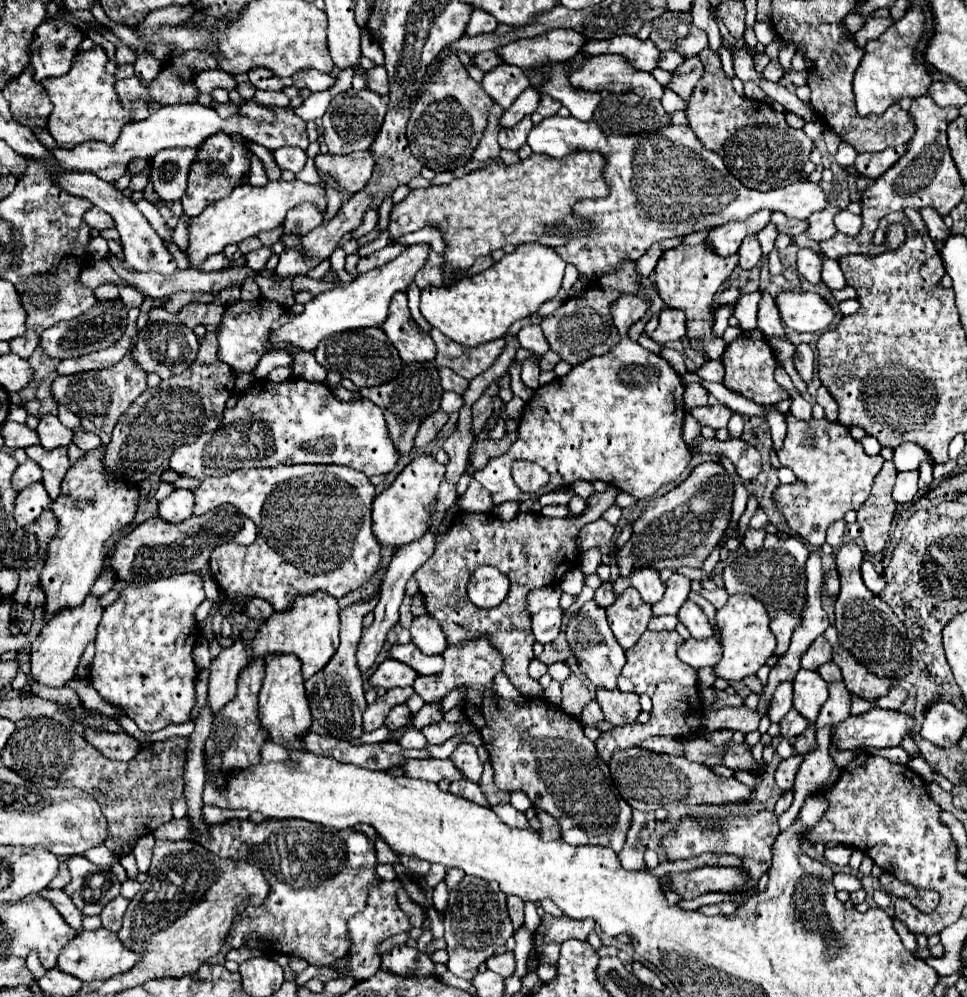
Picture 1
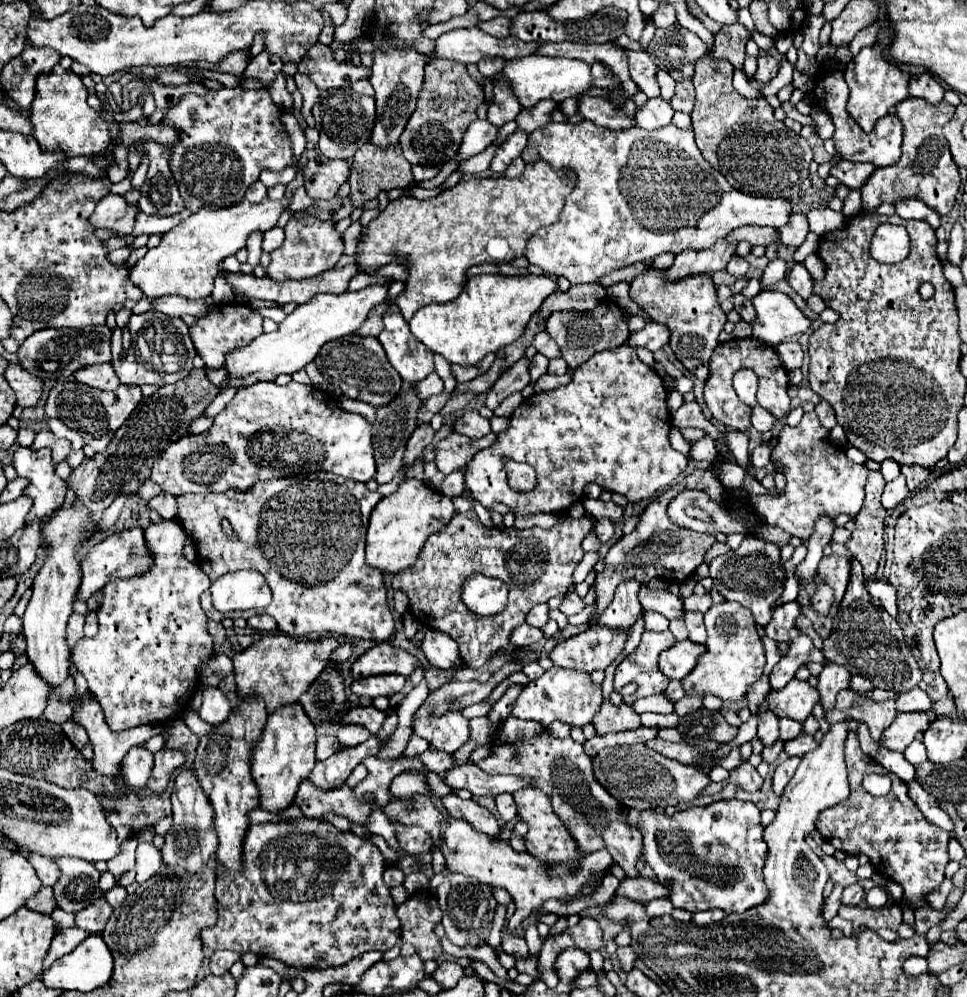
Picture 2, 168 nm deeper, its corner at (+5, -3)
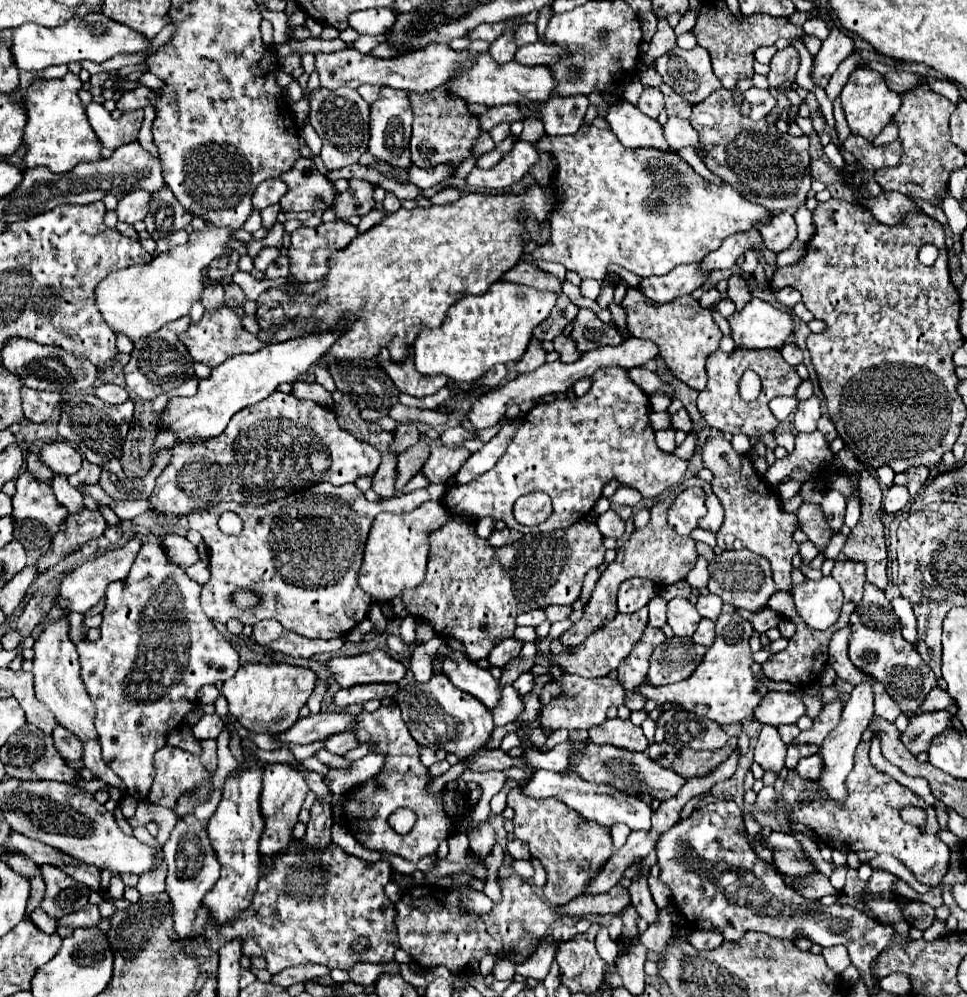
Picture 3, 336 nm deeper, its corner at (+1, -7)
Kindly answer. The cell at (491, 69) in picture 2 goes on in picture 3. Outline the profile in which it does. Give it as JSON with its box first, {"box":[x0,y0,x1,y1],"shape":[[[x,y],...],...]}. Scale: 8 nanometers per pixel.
{"box":[489,29,517,63],"shape":[[[509,29],[509,31],[505,31],[497,41],[493,41],[491,43],[491,47],[489,47],[489,55],[497,61],[497,63],[509,63],[509,61],[513,61],[515,59],[515,51],[517,51],[517,47],[515,47],[515,43],[513,43],[513,29]]]}

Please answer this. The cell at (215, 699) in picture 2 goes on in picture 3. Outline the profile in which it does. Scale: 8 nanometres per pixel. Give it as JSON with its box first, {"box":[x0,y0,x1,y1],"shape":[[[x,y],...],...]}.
{"box":[193,713,225,739],"shape":[[[213,713],[213,715],[203,715],[197,725],[193,727],[193,735],[197,739],[217,739],[217,735],[223,731],[225,727],[225,721]]]}

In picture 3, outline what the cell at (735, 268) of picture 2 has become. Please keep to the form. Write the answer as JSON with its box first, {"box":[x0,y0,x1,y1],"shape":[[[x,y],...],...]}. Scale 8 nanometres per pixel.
{"box":[727,275,751,311],"shape":[[[731,275],[729,277],[729,291],[727,291],[729,299],[737,305],[737,309],[741,311],[745,307],[747,301],[751,301],[751,295],[749,295],[749,289],[745,285],[745,279],[741,275]]]}

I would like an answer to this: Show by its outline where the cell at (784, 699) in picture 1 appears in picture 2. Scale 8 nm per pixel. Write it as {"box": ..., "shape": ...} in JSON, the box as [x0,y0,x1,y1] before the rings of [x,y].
{"box":[757,711,779,747],"shape":[[[765,711],[759,715],[759,725],[757,725],[757,737],[765,747],[771,747],[779,741],[779,729],[777,729],[777,715],[771,715],[771,711]]]}

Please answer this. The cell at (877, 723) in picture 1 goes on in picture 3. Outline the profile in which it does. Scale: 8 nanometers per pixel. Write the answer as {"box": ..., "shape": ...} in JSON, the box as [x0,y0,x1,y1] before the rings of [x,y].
{"box":[901,711,949,755],"shape":[[[933,711],[933,713],[921,713],[917,717],[911,717],[907,729],[901,733],[901,743],[913,755],[927,751],[933,737],[947,729],[947,723],[949,723],[947,711]]]}

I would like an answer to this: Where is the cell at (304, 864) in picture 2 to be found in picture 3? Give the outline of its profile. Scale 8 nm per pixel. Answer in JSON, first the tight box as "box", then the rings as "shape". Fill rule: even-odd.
{"box":[203,841,399,973],"shape":[[[293,841],[283,855],[275,855],[271,865],[261,867],[261,885],[253,897],[253,903],[239,919],[231,919],[227,927],[205,927],[203,939],[211,951],[219,951],[223,943],[231,943],[231,939],[243,939],[243,955],[245,957],[265,957],[267,971],[279,973],[291,965],[301,963],[319,963],[329,969],[349,971],[359,961],[369,963],[389,963],[393,961],[393,953],[399,949],[399,937],[395,935],[395,905],[385,895],[385,885],[391,879],[391,865],[385,861],[369,863],[359,857],[345,853],[339,845],[329,843],[323,851],[311,851],[311,847]],[[365,937],[369,939],[369,947],[363,953],[353,949],[353,941]]]}

